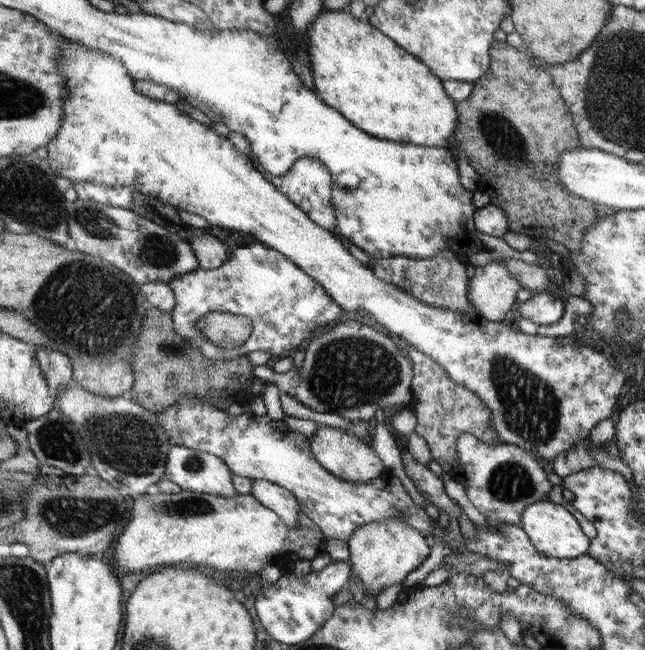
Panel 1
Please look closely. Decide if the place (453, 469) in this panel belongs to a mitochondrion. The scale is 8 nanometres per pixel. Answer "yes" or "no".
no

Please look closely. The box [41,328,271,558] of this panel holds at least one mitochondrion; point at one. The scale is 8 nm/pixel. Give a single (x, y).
(131, 446)

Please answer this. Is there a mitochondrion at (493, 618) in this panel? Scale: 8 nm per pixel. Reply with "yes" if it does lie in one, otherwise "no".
no

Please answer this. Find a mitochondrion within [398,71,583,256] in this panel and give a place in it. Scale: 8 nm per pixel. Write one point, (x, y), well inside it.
(504, 142)

